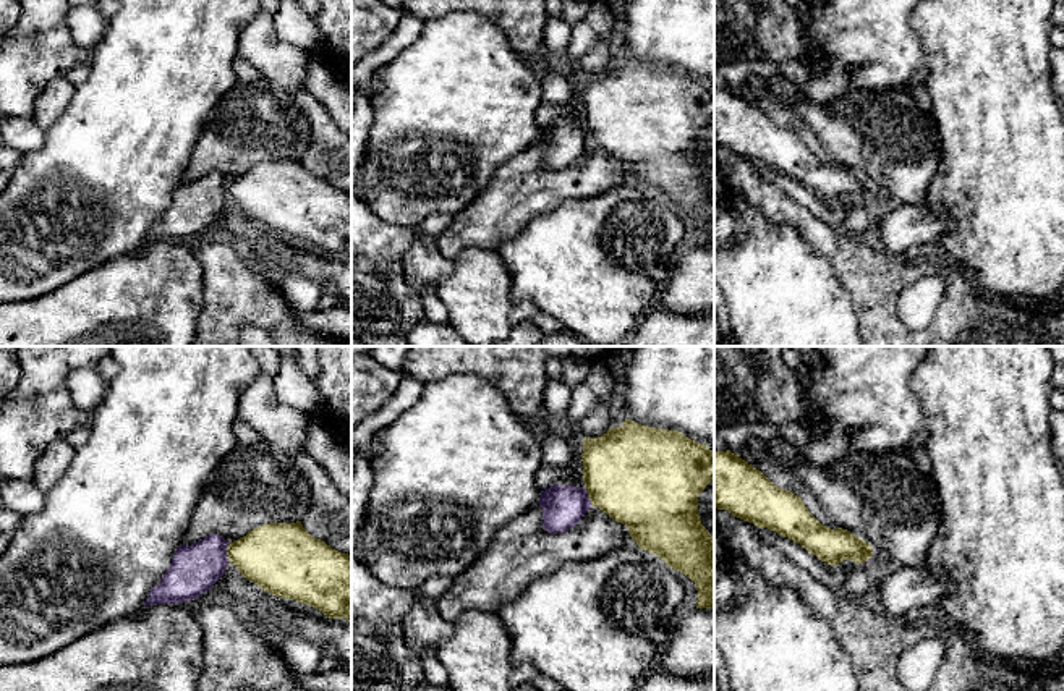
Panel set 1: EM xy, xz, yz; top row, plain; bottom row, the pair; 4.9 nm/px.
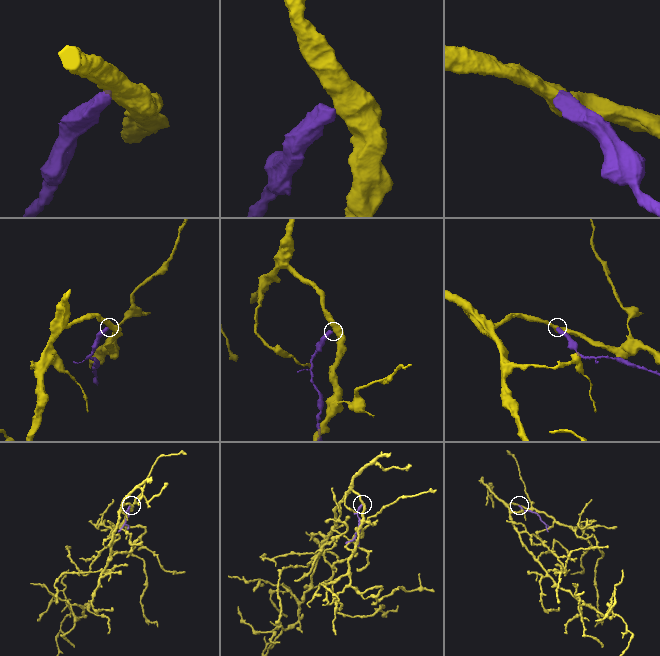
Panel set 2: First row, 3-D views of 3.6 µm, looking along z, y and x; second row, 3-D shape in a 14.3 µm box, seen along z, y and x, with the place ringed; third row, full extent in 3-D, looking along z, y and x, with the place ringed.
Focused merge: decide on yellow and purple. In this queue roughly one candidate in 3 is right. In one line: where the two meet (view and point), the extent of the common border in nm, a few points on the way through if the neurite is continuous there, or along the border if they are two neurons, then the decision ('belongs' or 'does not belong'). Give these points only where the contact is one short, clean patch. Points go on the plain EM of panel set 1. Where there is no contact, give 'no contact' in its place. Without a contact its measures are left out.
xy (227, 191) | 100 nm | along xy (227, 182), (227, 196), (230, 199) | does not belong

